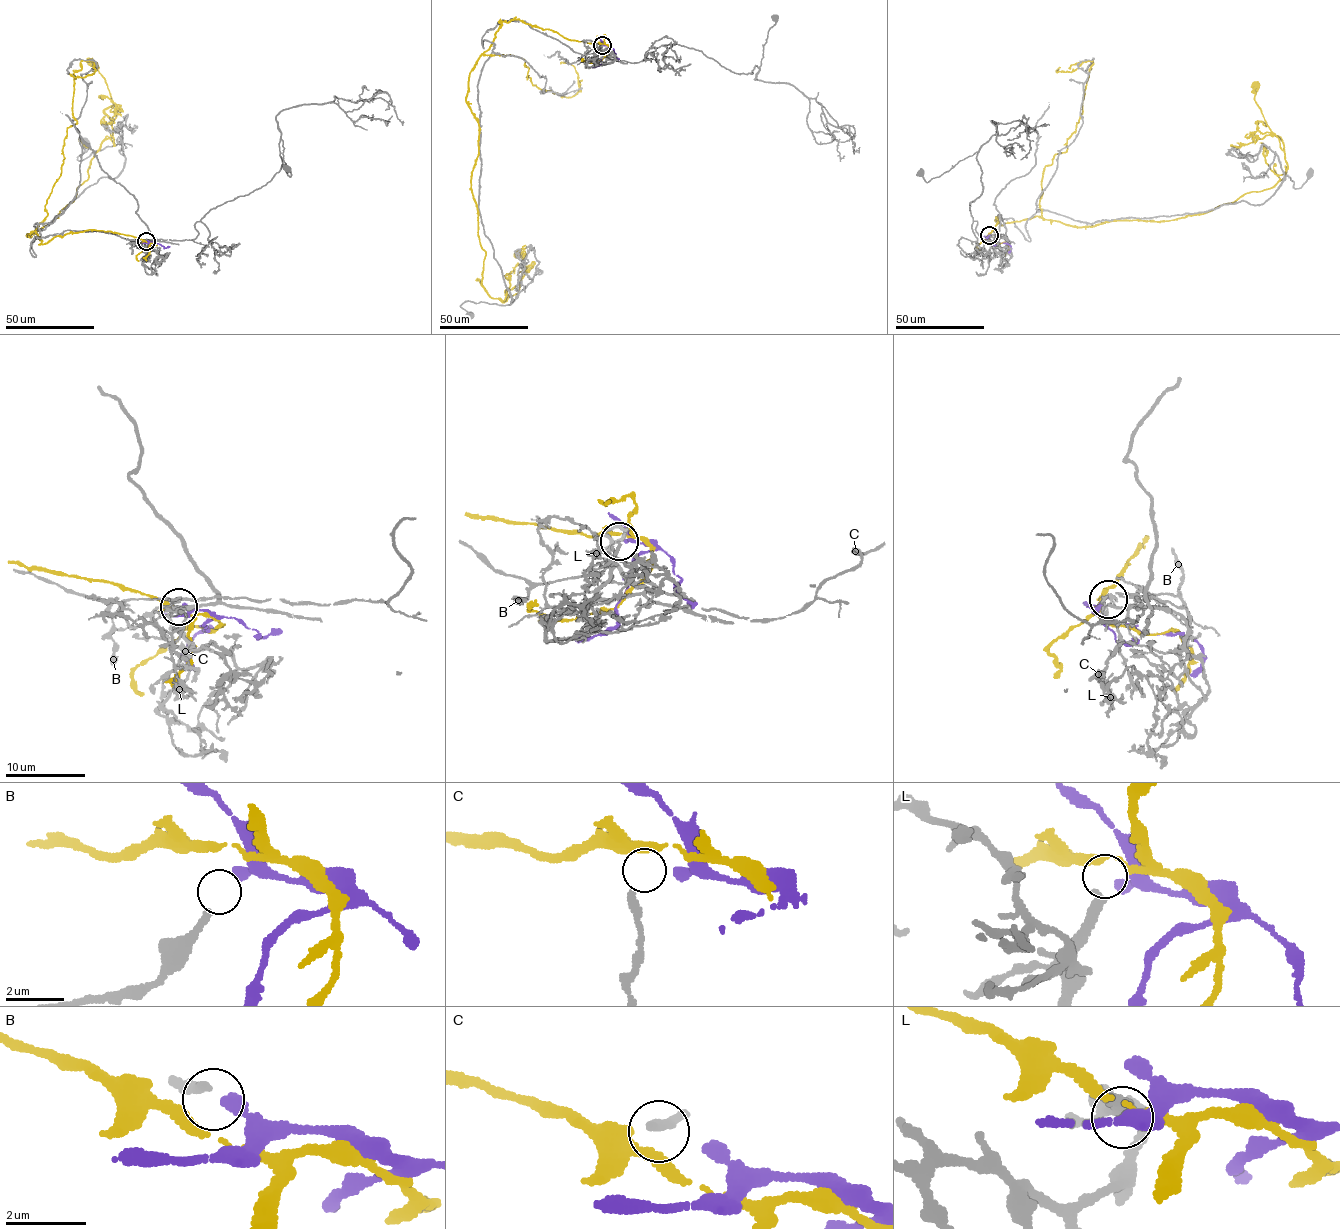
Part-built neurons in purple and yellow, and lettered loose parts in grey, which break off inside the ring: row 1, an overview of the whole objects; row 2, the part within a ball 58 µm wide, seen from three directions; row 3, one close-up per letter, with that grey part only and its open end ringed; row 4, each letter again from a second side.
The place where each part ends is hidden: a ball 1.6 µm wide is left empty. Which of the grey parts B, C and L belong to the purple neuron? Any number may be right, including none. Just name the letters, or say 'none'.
B

